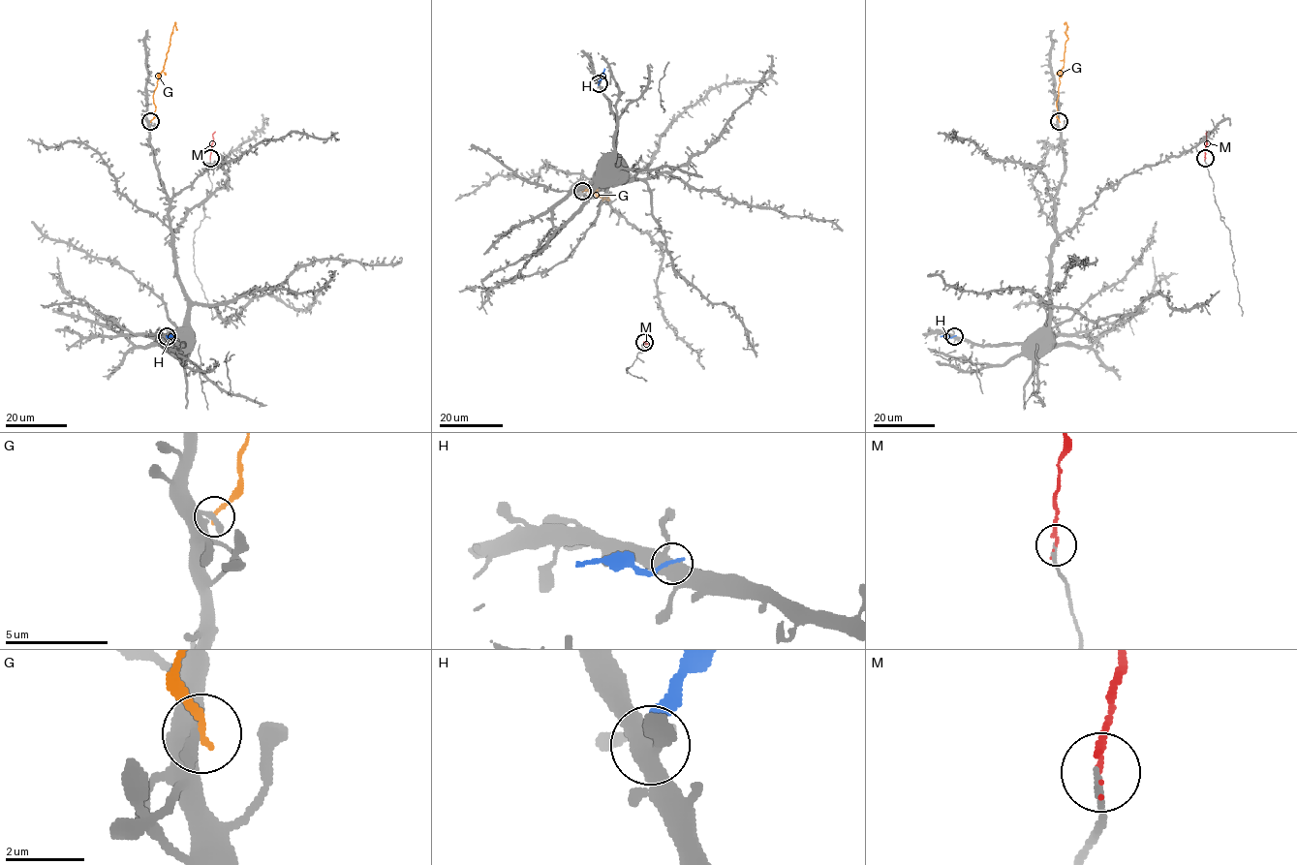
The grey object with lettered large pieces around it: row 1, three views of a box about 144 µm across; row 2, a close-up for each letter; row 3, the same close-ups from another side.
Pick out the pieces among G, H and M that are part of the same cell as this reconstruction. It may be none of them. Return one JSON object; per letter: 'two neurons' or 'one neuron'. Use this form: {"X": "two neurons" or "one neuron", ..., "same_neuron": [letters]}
{"G": "two neurons", "H": "two neurons", "M": "one neuron", "same_neuron": ["M"]}

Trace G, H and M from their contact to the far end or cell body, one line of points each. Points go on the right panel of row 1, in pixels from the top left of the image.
G: (1059, 121), (1059, 79), (1067, 37), (1066, 24), (1064, 24)
H: (954, 336), (941, 335)
M: (1205, 158), (1207, 131)

